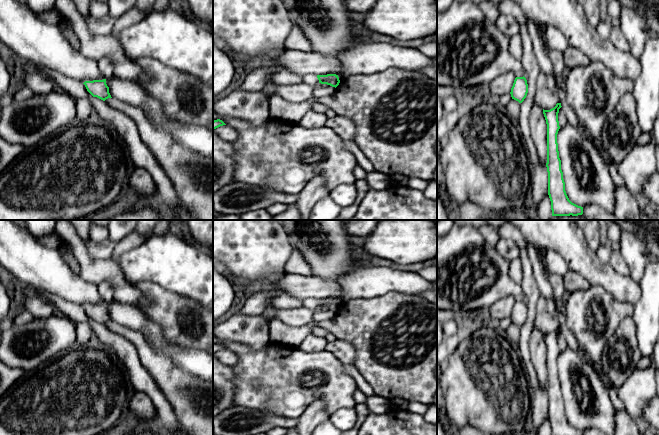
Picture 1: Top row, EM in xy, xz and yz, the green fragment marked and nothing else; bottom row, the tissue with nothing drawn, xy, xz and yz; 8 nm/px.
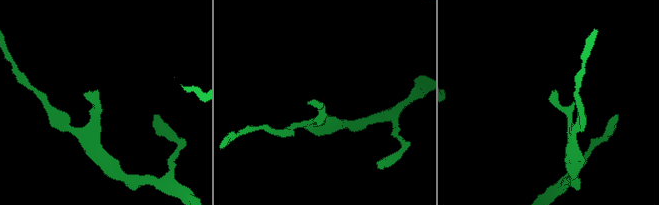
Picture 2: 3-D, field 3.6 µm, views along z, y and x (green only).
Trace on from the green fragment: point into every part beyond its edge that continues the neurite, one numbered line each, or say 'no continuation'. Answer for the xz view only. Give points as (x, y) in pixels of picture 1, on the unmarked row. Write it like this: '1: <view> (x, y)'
1: xz (312, 304)

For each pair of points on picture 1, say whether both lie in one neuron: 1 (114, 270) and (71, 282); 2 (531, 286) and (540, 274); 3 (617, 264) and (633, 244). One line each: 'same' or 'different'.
1: different
2: different
3: different

